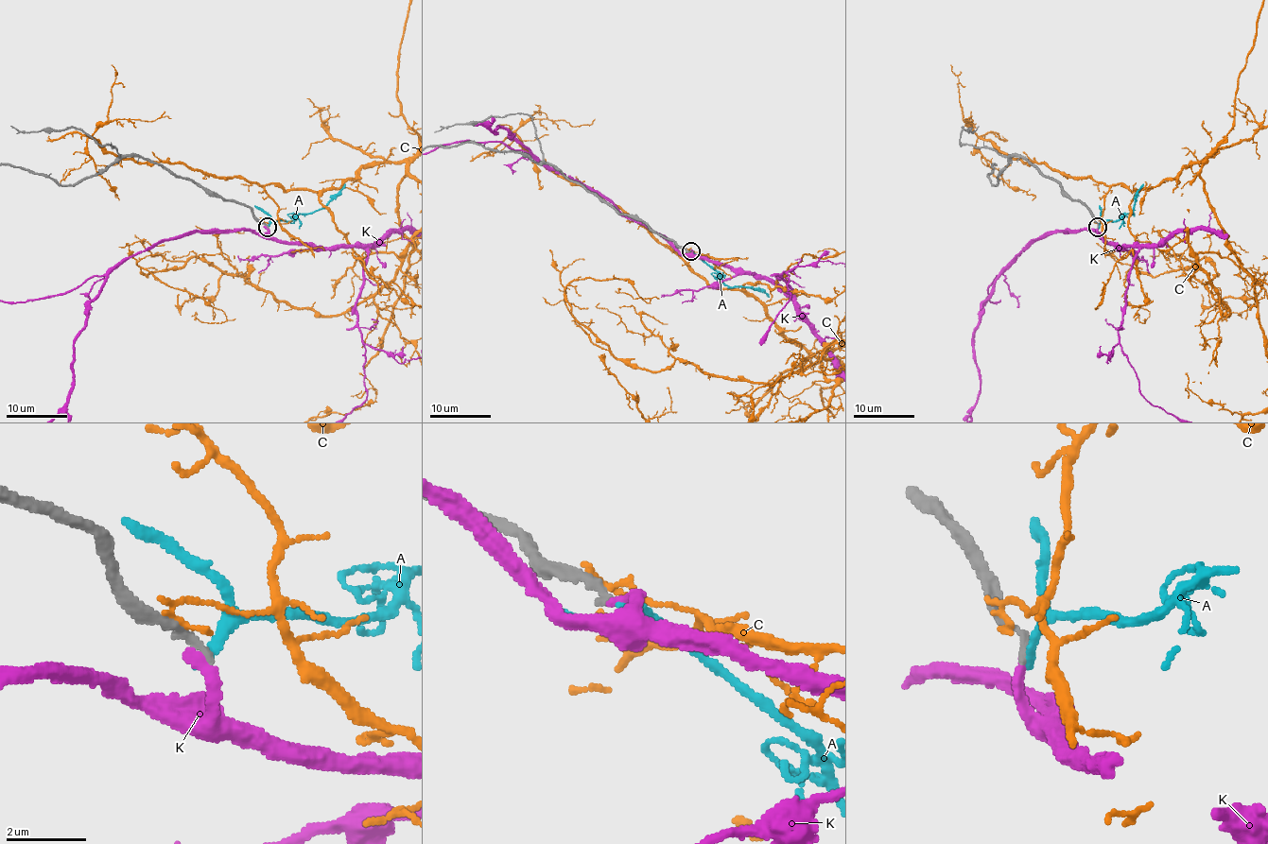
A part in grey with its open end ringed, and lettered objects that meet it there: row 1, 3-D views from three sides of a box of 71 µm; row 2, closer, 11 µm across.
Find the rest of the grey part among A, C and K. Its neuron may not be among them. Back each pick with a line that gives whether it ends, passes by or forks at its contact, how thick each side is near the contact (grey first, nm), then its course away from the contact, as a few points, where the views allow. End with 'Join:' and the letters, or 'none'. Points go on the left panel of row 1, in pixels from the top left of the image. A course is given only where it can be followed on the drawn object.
K: it ends; calibres 200 and 280 nm
Join: K

